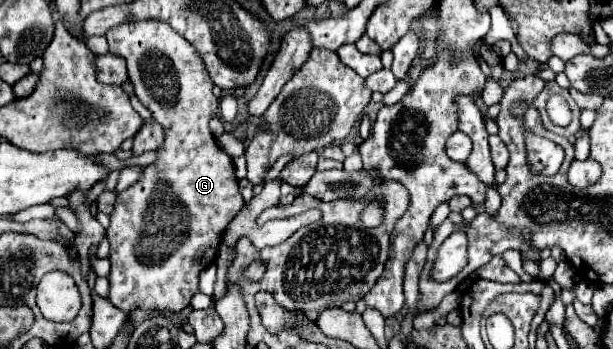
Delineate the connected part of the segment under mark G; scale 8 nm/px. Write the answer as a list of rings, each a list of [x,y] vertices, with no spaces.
[[[160,21],[124,23],[108,29],[106,39],[110,53],[126,59],[128,81],[132,83],[136,97],[164,129],[164,143],[158,149],[156,161],[146,165],[140,179],[116,197],[116,205],[110,215],[110,227],[106,229],[112,263],[108,299],[122,311],[142,309],[148,315],[178,315],[190,305],[192,295],[198,291],[200,271],[214,263],[224,229],[244,207],[232,159],[218,147],[208,125],[212,115],[218,113],[218,99],[212,95],[214,85],[202,57],[198,57],[196,49],[182,41],[170,25]]]

